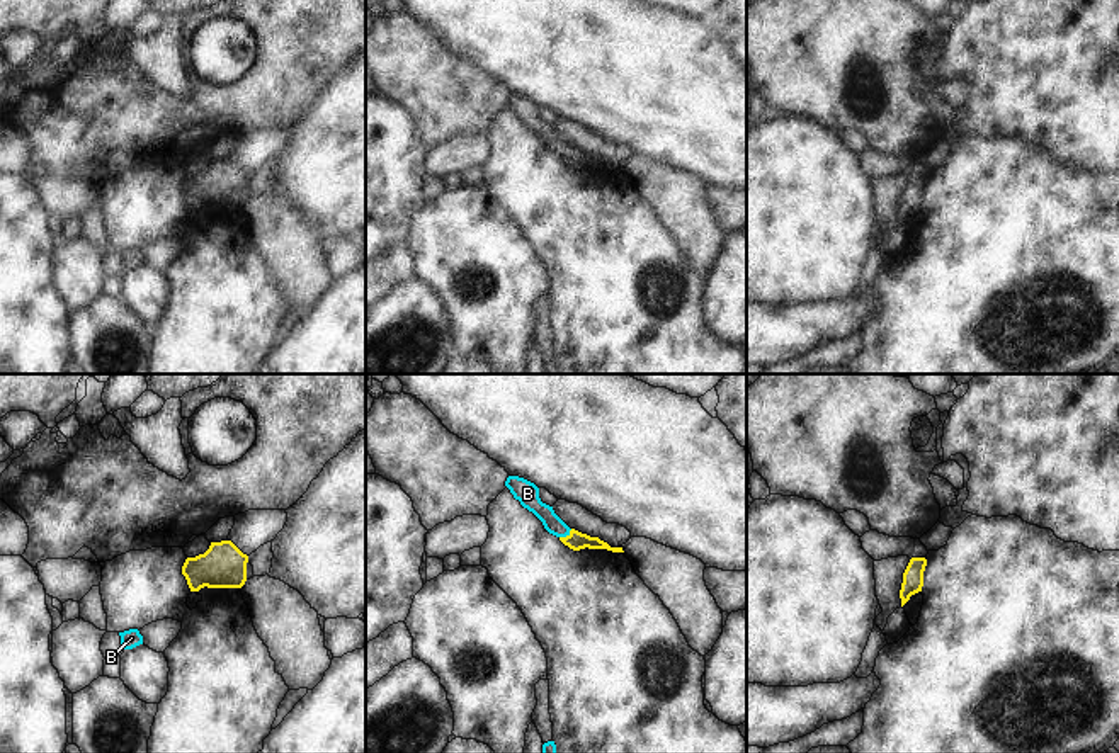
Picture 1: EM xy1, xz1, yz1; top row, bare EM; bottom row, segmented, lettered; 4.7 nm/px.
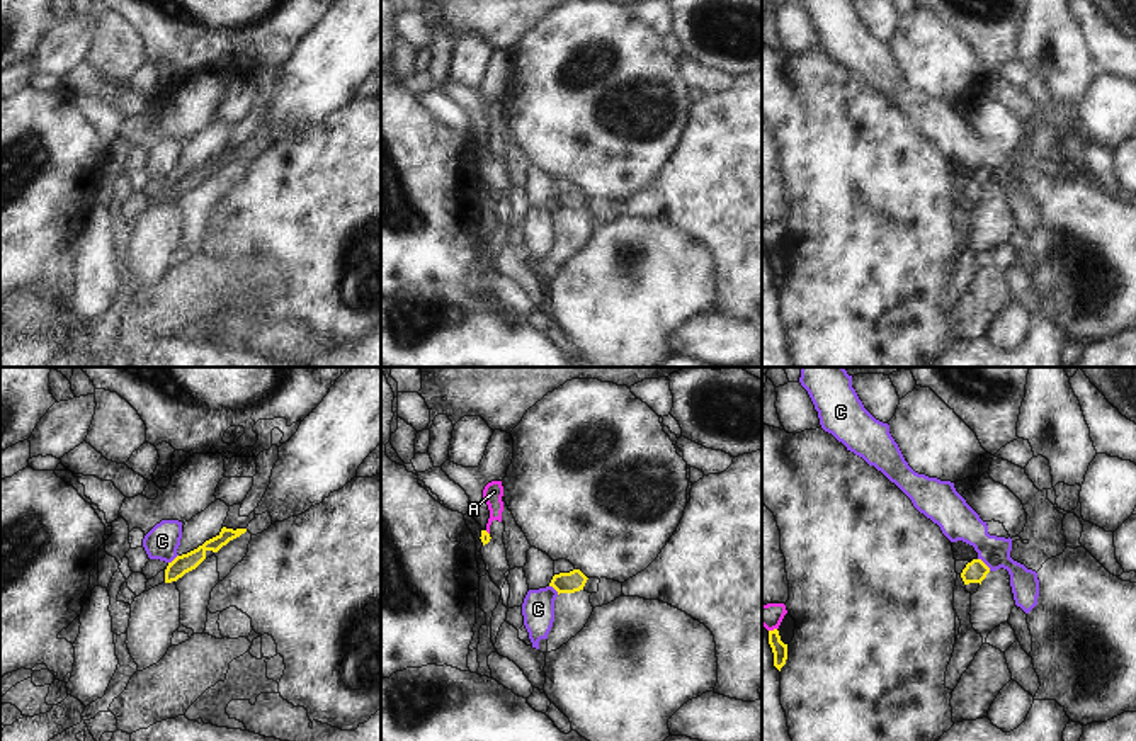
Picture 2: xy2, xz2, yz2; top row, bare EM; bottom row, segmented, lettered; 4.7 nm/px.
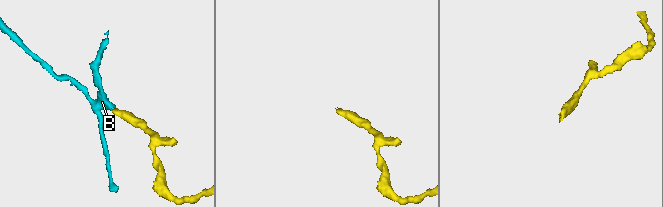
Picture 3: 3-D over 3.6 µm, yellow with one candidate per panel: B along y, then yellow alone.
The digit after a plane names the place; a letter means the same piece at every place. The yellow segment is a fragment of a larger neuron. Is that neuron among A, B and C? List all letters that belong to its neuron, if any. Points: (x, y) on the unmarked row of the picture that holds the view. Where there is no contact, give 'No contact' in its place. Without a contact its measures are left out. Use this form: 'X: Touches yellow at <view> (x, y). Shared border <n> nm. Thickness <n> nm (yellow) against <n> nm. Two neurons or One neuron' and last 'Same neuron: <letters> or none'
A: Touches yellow at yz2 (774, 248). Shared border 40 nm. Thickness 70 nm (yellow) against 120 nm. Two neurons
B: Touches yellow at xz1 (567, 155). Shared border 80 nm. Thickness 90 nm (yellow) against 100 nm. One neuron
C: Touches yellow at yz2 (985, 184). Shared border 90 nm. Thickness 110 nm (yellow) against 180 nm. Two neurons
Same neuron: B.

